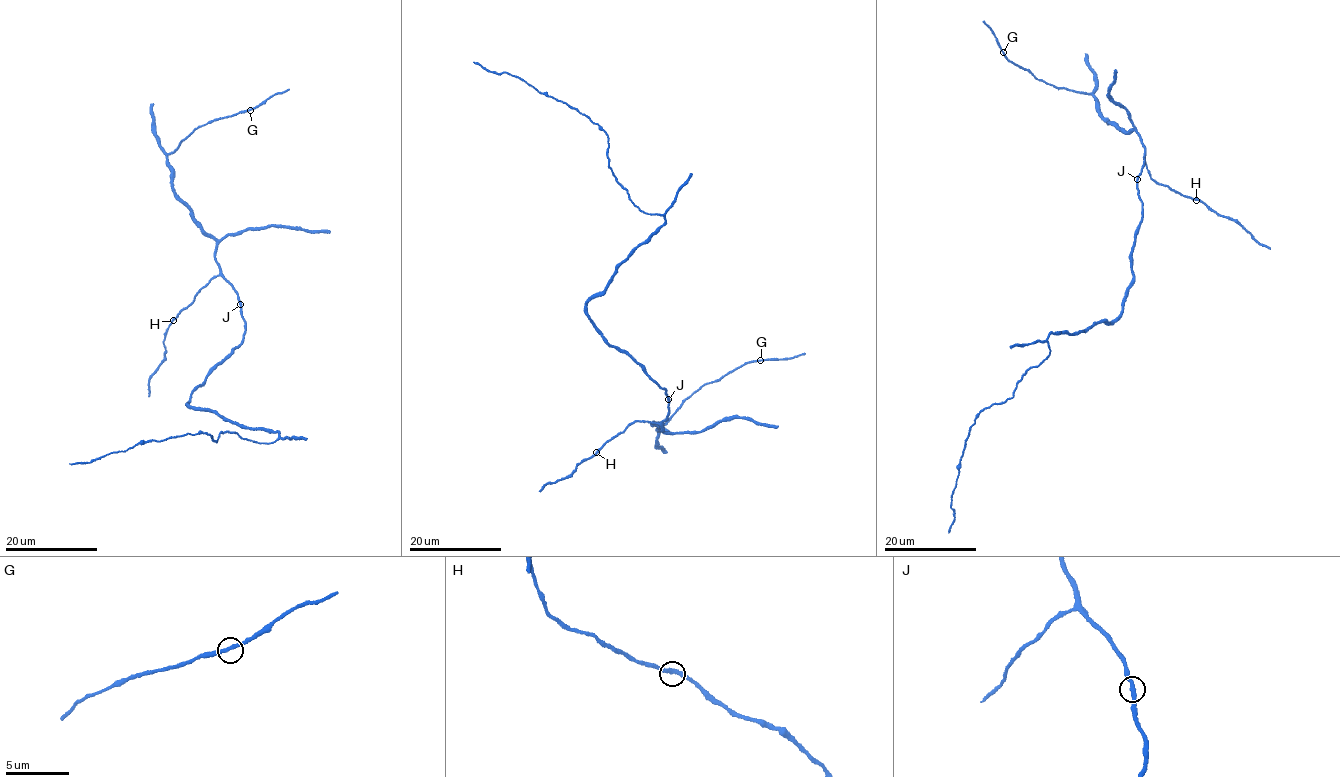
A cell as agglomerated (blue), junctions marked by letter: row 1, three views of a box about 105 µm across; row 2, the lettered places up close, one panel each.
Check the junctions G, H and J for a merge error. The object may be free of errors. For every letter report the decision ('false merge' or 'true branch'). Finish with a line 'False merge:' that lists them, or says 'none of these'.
G: true branch
H: true branch
J: true branch
False merge: none of these

